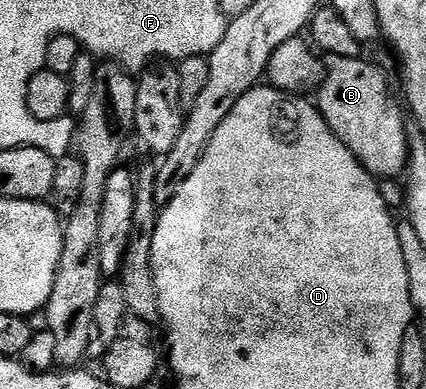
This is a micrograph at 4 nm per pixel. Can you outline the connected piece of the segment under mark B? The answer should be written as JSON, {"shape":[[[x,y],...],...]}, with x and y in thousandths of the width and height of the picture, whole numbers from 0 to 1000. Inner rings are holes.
{"shape":[[[765,144],[758,157],[758,198],[763,211],[754,231],[739,247],[739,267],[754,290],[754,303],[768,316],[768,326],[791,350],[796,368],[833,398],[833,409],[873,445],[878,458],[939,458],[953,442],[960,422],[960,370],[951,344],[953,303],[941,303],[923,249],[913,242],[913,219],[885,190],[885,177],[862,159],[847,157],[845,144],[836,147],[777,147]]]}

